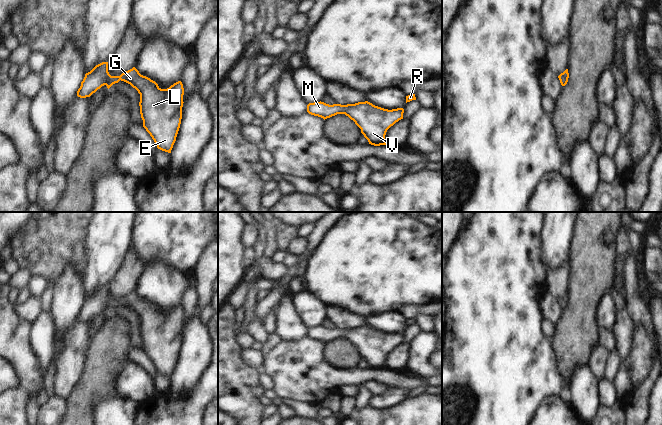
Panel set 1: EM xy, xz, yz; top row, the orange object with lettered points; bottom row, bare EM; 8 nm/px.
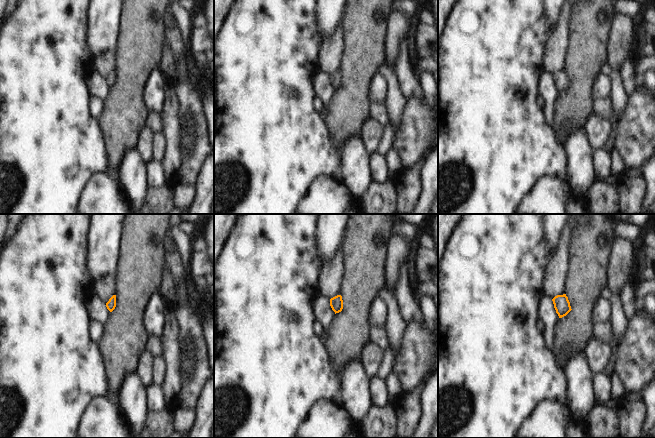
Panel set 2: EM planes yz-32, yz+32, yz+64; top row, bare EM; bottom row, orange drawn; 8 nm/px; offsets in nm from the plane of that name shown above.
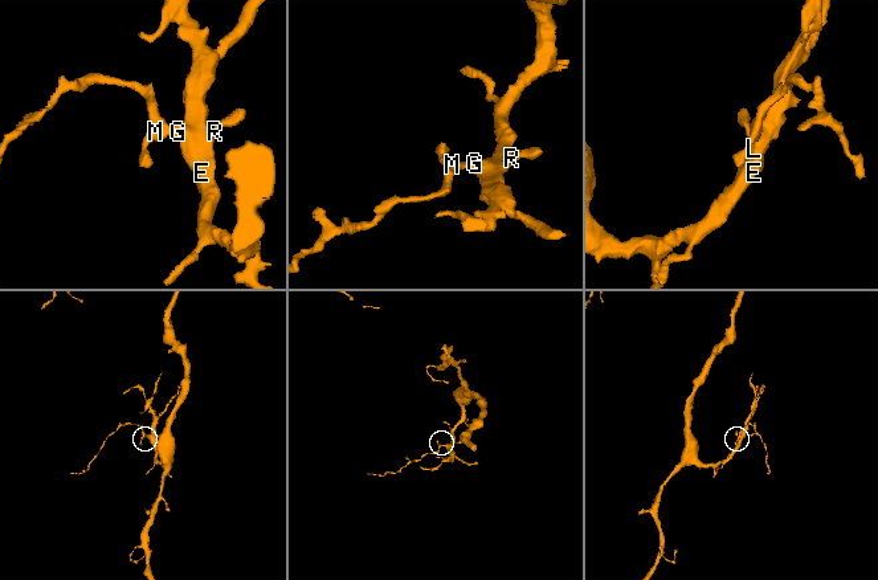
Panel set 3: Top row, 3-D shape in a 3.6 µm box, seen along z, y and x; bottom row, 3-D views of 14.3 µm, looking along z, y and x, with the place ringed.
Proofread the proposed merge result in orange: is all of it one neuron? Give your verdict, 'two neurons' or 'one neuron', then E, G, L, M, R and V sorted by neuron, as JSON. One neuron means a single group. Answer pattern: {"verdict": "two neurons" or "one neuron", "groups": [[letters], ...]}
{"verdict": "one neuron", "groups": [["E", "G", "L", "M", "R", "V"]]}

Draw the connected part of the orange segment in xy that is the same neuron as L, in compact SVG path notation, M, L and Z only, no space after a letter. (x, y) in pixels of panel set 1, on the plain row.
M102 286L85 298L77 320L90 321L102 310L106 309L109 313L120 304L130 308L140 318L139 330L143 351L157 372L171 377L182 343L182 306L178 305L167 313L161 313L155 305L141 299L135 291L120 300L111 300L108 296L108 286Z

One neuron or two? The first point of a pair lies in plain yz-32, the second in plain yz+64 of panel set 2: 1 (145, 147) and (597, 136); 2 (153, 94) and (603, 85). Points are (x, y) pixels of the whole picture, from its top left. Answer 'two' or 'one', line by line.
1: one
2: one

